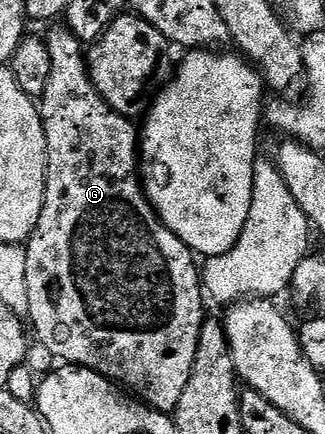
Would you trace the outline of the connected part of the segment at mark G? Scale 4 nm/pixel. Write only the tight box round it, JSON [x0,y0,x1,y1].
[25,25,207,413]

